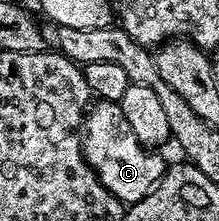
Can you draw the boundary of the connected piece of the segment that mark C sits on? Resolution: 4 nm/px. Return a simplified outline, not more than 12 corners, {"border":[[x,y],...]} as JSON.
{"border":[[96,101],[83,154],[119,201],[141,200],[163,178],[118,102]]}

